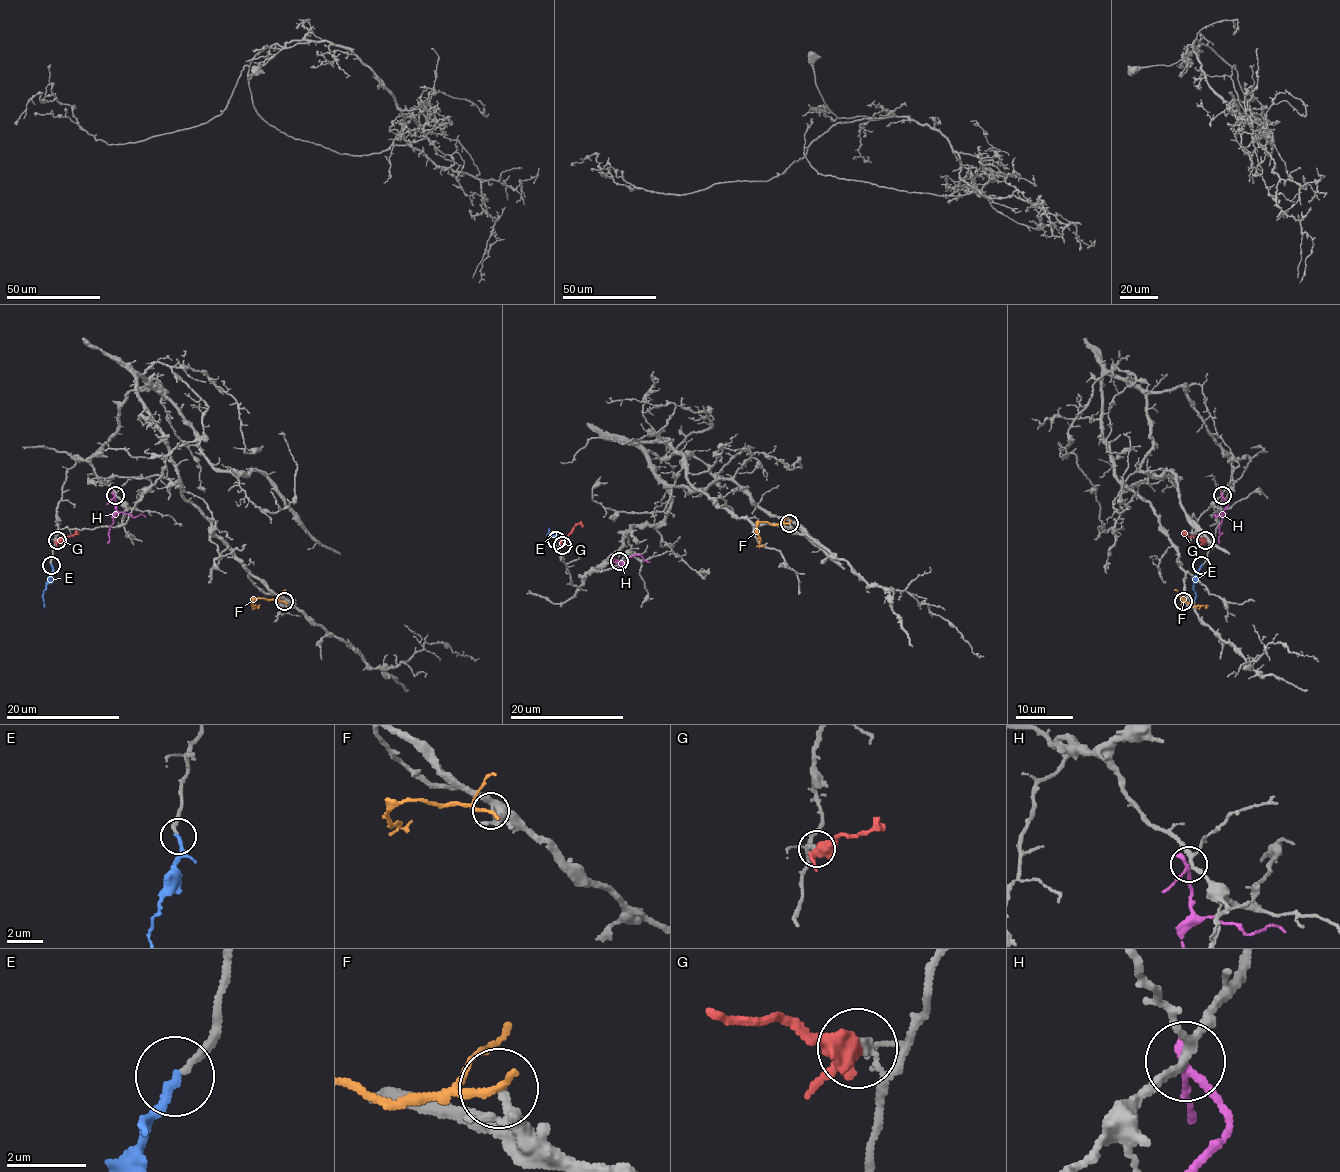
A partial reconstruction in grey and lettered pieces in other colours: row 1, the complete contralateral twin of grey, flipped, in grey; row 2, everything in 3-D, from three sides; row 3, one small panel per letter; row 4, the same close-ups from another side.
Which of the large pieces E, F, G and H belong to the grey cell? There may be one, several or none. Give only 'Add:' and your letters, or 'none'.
Add: E

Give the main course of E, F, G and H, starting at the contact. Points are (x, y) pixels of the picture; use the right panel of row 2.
E: (1201, 565), (1193, 585), (1196, 599), (1189, 606)
F: (1183, 602), (1184, 599), (1193, 606), (1206, 607), (1206, 605)
G: (1206, 540), (1186, 536), (1187, 532)
H: (1221, 495), (1227, 508), (1218, 526), (1220, 543)

